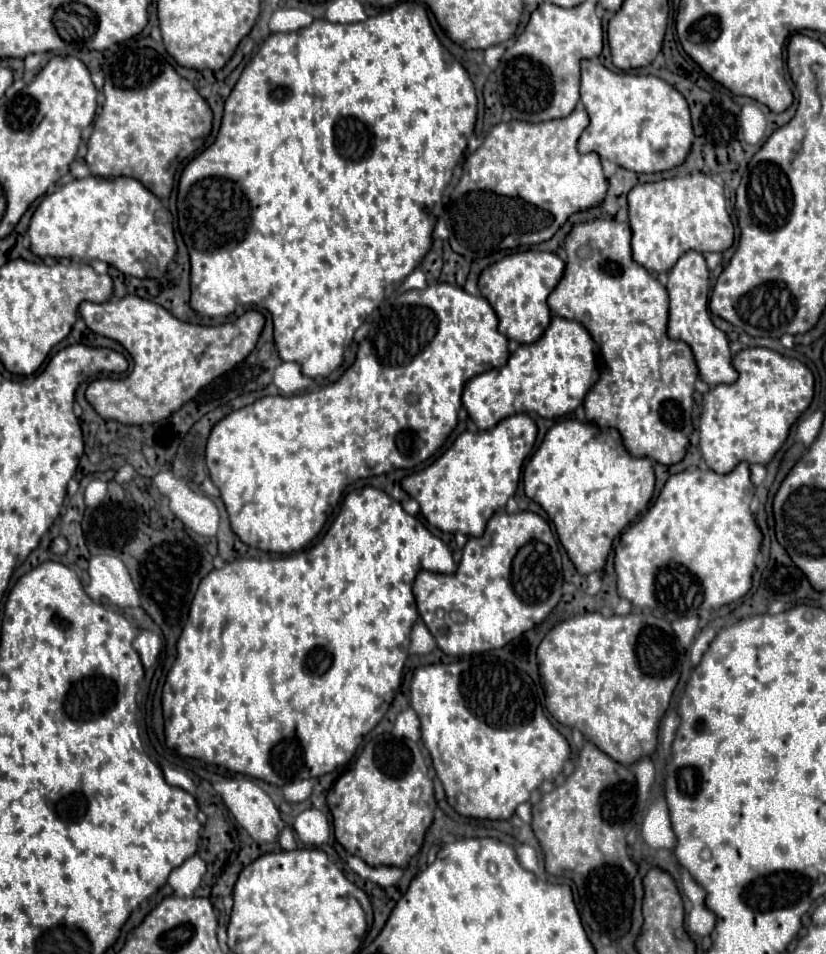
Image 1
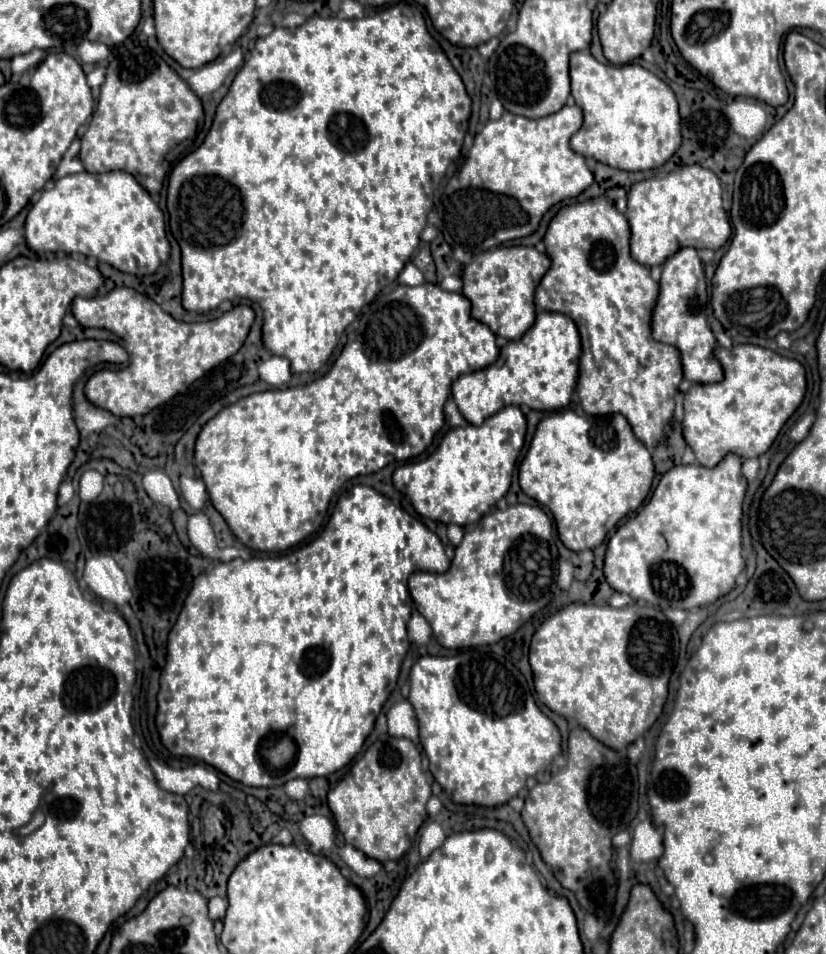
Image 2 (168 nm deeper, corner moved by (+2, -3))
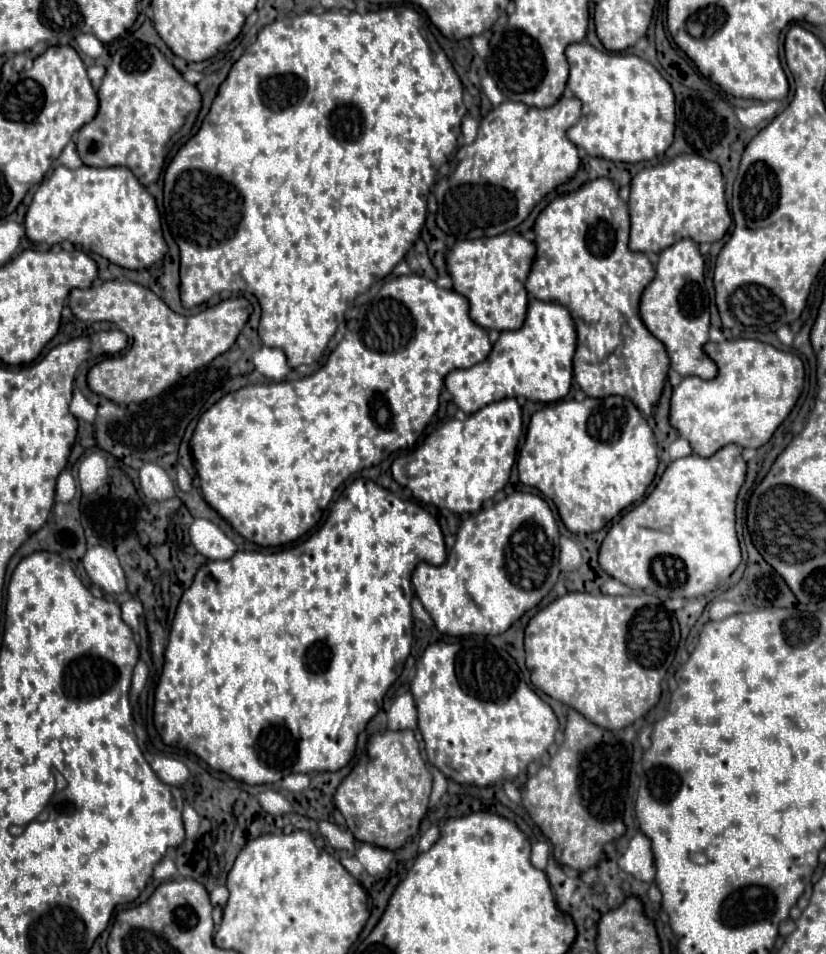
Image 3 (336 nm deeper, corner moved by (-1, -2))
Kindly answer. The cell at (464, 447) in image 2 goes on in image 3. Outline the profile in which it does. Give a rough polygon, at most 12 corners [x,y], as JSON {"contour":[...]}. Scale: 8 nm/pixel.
{"contour":[[516,399],[440,425],[392,463],[420,503],[476,513],[506,487]]}

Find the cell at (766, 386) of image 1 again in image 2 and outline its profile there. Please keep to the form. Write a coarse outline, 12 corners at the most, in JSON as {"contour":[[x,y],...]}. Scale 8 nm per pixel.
{"contour":[[755,344],[715,348],[725,378],[685,392],[701,466],[769,450],[805,370]]}

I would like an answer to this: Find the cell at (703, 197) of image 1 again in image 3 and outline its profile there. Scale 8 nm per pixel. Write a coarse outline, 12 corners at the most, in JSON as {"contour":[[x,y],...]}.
{"contour":[[700,155],[632,179],[630,249],[732,225],[720,167]]}

